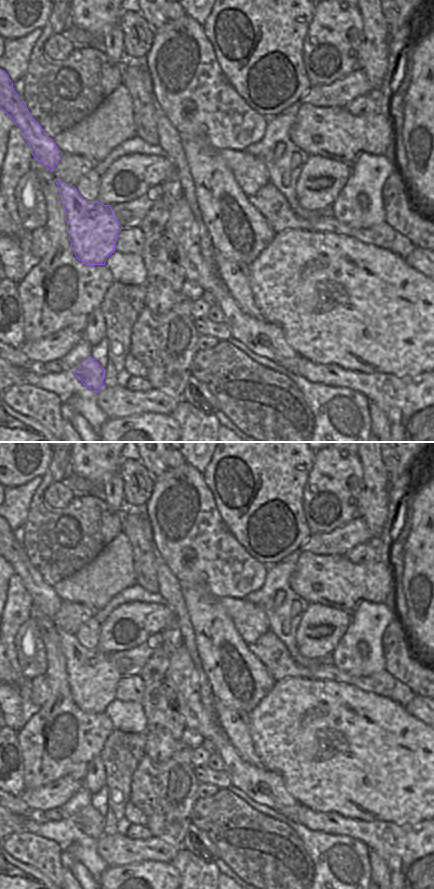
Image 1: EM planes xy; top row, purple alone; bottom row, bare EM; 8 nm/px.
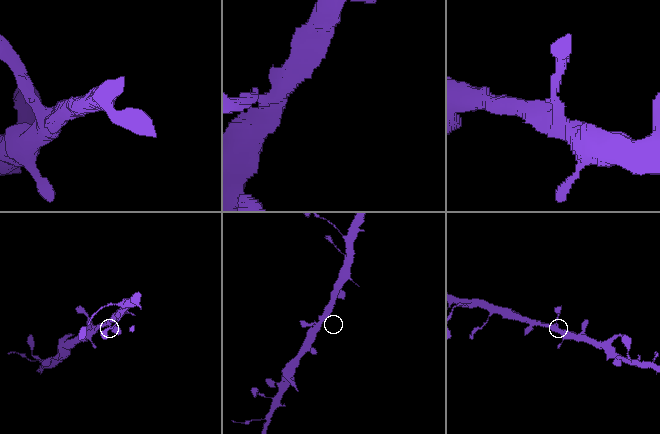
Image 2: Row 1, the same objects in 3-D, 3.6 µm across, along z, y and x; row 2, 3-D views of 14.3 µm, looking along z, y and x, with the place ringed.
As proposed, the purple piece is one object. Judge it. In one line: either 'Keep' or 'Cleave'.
Keep.

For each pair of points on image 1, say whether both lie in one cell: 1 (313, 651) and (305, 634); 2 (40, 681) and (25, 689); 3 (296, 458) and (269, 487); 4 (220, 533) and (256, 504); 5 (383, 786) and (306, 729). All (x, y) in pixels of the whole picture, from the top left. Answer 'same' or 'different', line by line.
1: same
2: different
3: same
4: different
5: same

